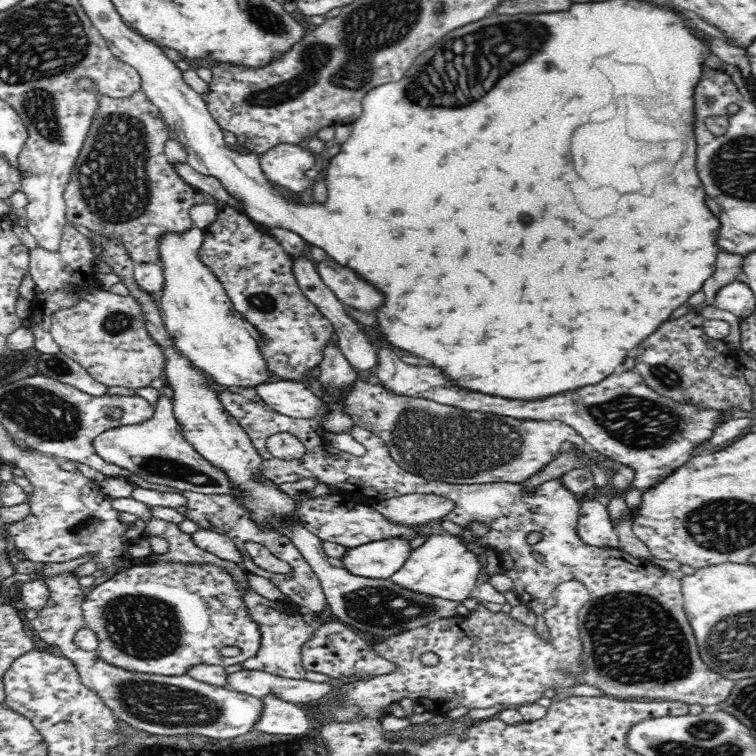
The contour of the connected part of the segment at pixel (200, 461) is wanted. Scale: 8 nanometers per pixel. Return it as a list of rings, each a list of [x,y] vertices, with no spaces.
[[[159,395],[154,416],[150,420],[116,426],[94,438],[96,453],[109,463],[114,463],[142,479],[164,486],[173,486],[192,493],[226,494],[234,497],[234,485],[224,469],[215,467],[184,439],[176,429],[172,399]]]

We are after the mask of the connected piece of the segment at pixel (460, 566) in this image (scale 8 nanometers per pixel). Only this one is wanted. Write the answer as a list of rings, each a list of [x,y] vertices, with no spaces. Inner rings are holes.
[[[449,533],[431,535],[422,546],[410,553],[410,558],[406,560],[402,569],[390,579],[407,590],[414,590],[419,594],[460,602],[471,597],[476,588],[478,574],[483,568],[480,560],[481,558],[470,552],[465,542],[456,535]]]

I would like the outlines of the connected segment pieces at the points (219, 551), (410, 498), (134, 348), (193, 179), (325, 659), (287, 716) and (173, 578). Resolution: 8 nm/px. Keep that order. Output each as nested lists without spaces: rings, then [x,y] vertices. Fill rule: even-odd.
[[[199,529],[192,534],[192,541],[208,553],[214,554],[214,557],[222,561],[232,561],[236,565],[246,566],[247,560],[243,554],[238,551],[236,544],[227,536],[207,529]]]
[[[432,493],[400,495],[385,501],[372,501],[371,506],[390,521],[406,526],[436,521],[454,510],[452,500]]]
[[[93,291],[78,304],[57,310],[52,315],[50,330],[61,351],[107,387],[125,386],[136,390],[150,387],[154,378],[163,377],[164,351],[150,337],[142,307],[132,295]]]
[[[188,163],[186,164],[174,164],[175,169],[178,174],[182,175],[186,185],[192,186],[194,189],[207,194],[212,199],[216,200],[216,203],[223,202],[224,204],[229,204],[230,206],[235,206],[240,211],[244,211],[244,205],[238,201],[238,199],[233,198],[219,182],[218,178],[206,176],[200,173],[195,174],[190,170]]]
[[[329,620],[314,630],[314,636],[302,646],[302,663],[307,672],[318,672],[329,679],[361,678],[394,673],[398,666],[372,650],[371,643],[361,638],[352,627],[341,621]]]
[[[266,695],[261,698],[262,712],[253,730],[272,735],[304,735],[310,728],[306,712],[296,703]]]
[[[143,562],[140,566],[131,566],[128,570],[118,572],[110,578],[96,586],[92,590],[88,591],[84,603],[82,604],[83,617],[86,626],[93,630],[97,634],[99,645],[97,648],[98,656],[111,664],[111,666],[130,671],[140,672],[141,674],[159,675],[159,676],[183,676],[197,665],[215,665],[220,667],[228,667],[236,664],[242,664],[245,660],[252,658],[260,648],[260,629],[258,629],[258,623],[254,621],[252,615],[248,611],[245,604],[245,592],[244,587],[238,585],[238,581],[234,581],[234,578],[224,568],[215,566],[214,564],[183,564],[182,562],[158,562],[157,565],[146,564]],[[226,646],[234,646],[240,650],[240,654],[234,657],[226,657],[220,654],[222,648]]]

